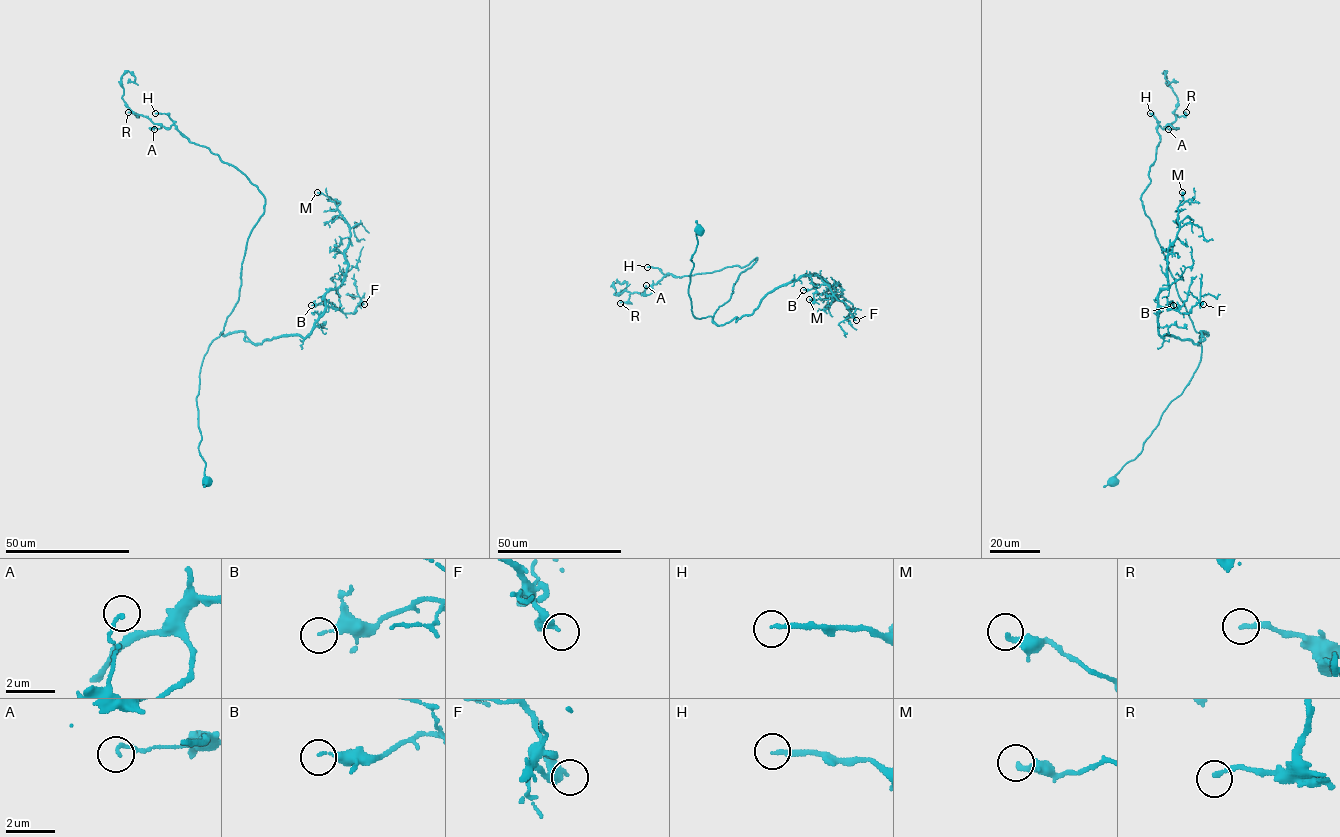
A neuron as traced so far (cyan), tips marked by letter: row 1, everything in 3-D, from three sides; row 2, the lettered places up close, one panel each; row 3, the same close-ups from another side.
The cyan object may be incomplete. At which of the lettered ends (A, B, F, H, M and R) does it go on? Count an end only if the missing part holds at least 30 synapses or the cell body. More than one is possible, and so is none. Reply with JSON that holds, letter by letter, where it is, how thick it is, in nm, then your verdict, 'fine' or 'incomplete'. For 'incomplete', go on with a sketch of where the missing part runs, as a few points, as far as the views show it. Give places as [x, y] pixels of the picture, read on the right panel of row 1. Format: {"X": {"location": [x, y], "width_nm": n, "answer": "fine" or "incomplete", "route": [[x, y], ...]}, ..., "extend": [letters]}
{"A": {"location": [1168, 129], "width_nm": 130, "answer": "fine"}, "B": {"location": [1173, 305], "width_nm": 130, "answer": "fine"}, "F": {"location": [1203, 304], "width_nm": 280, "answer": "fine"}, "H": {"location": [1150, 113], "width_nm": 170, "answer": "incomplete", "route": [[1150, 113], [1123, 78], [1114, 78], [1110, 75], [1107, 67], [1108, 58], [1093, 48], [1091, 39]]}, "M": {"location": [1182, 192], "width_nm": 280, "answer": "fine"}, "R": {"location": [1186, 112], "width_nm": 200, "answer": "fine"}, "extend": ["H"]}

